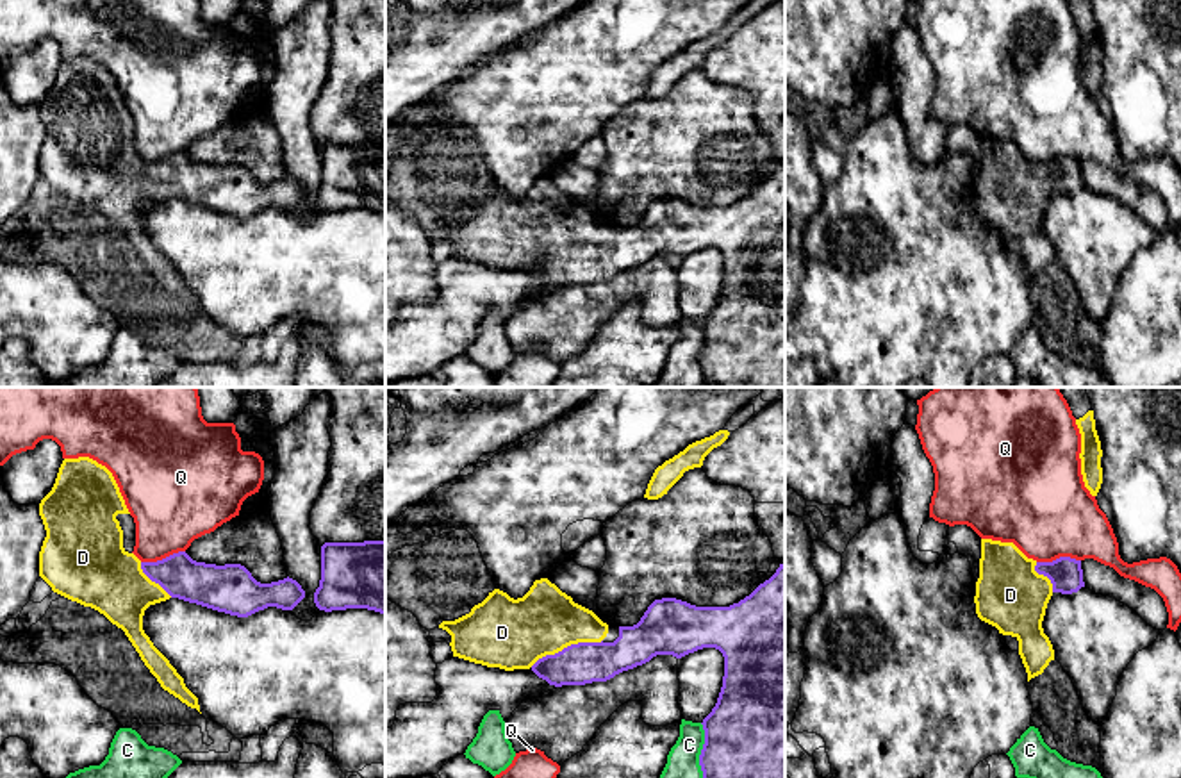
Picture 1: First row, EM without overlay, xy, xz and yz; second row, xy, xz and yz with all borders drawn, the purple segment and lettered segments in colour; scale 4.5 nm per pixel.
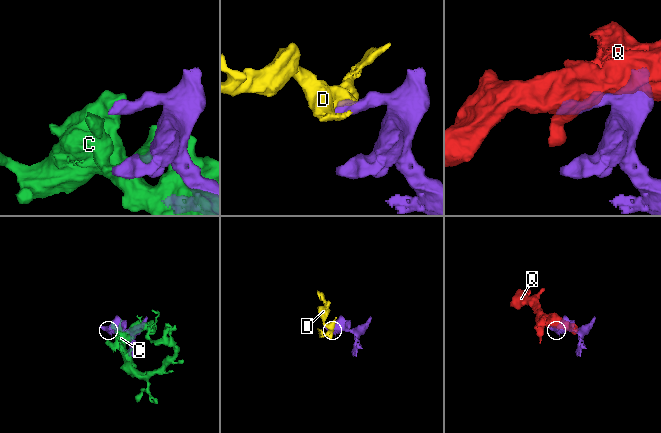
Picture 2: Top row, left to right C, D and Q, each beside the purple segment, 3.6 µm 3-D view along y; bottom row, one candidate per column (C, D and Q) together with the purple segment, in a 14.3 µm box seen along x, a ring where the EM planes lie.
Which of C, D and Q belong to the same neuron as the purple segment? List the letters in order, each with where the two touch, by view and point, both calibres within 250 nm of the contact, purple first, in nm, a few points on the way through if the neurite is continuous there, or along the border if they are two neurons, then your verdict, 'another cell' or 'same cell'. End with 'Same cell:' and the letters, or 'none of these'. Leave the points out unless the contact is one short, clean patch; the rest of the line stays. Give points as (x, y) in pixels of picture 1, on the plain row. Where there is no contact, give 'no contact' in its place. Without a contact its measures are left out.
C: xz (701, 352) | 500/200 nm | another cell
D: xz (568, 247) | 190/320 nm | across xz (584, 263), (568, 247), (552, 234), (514, 234) | same cell
Q: xy (163, 159) | 200/360 nm | another cell
Same cell: D

